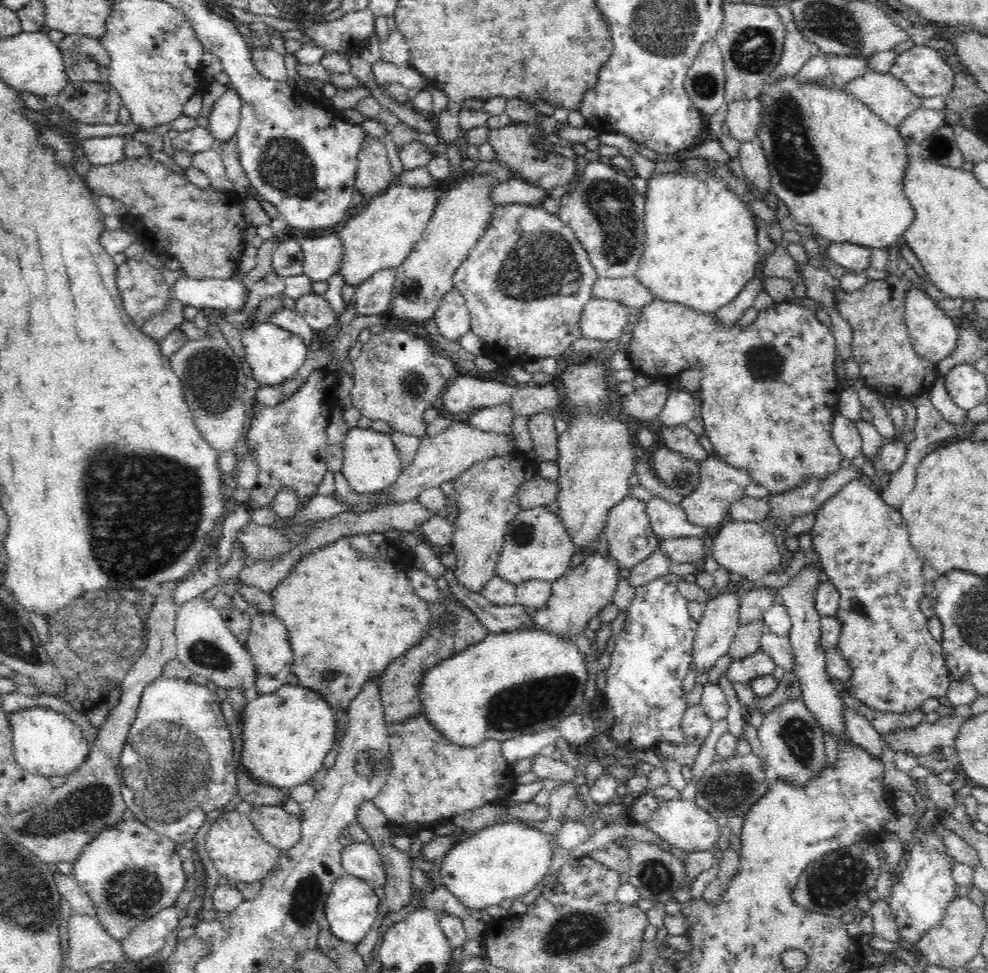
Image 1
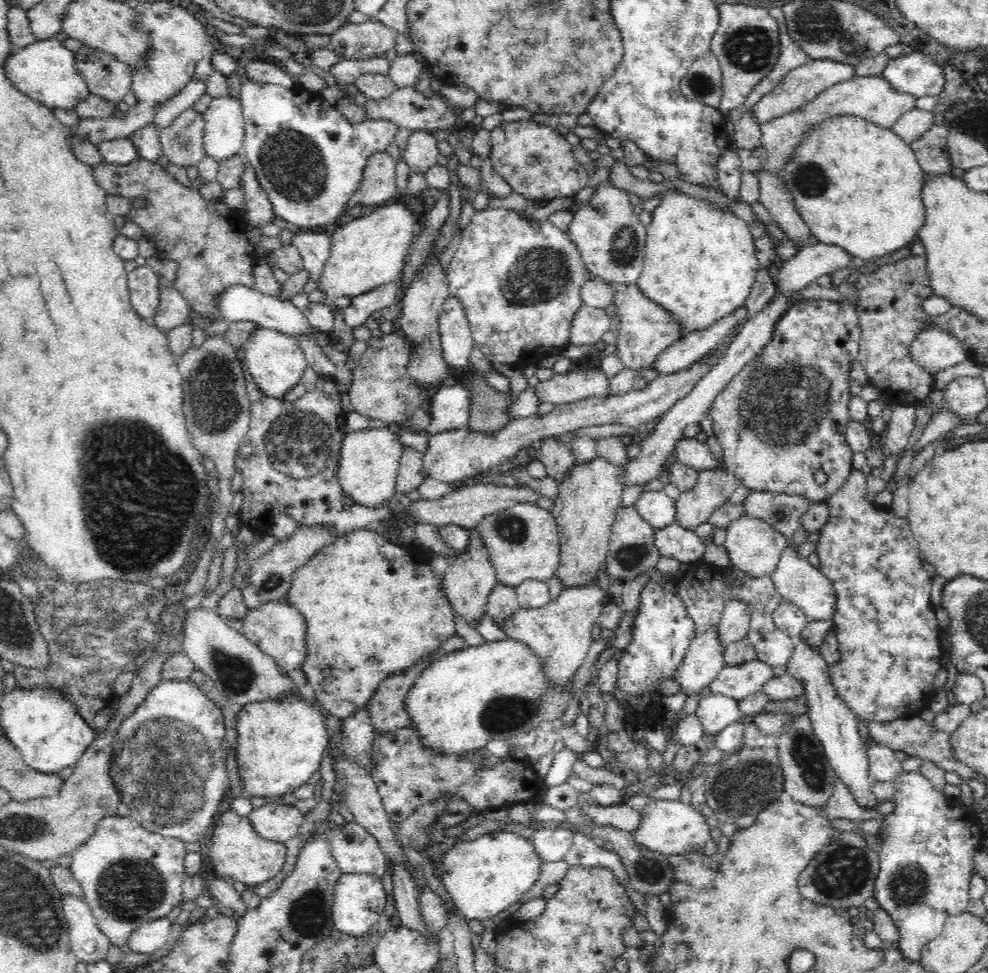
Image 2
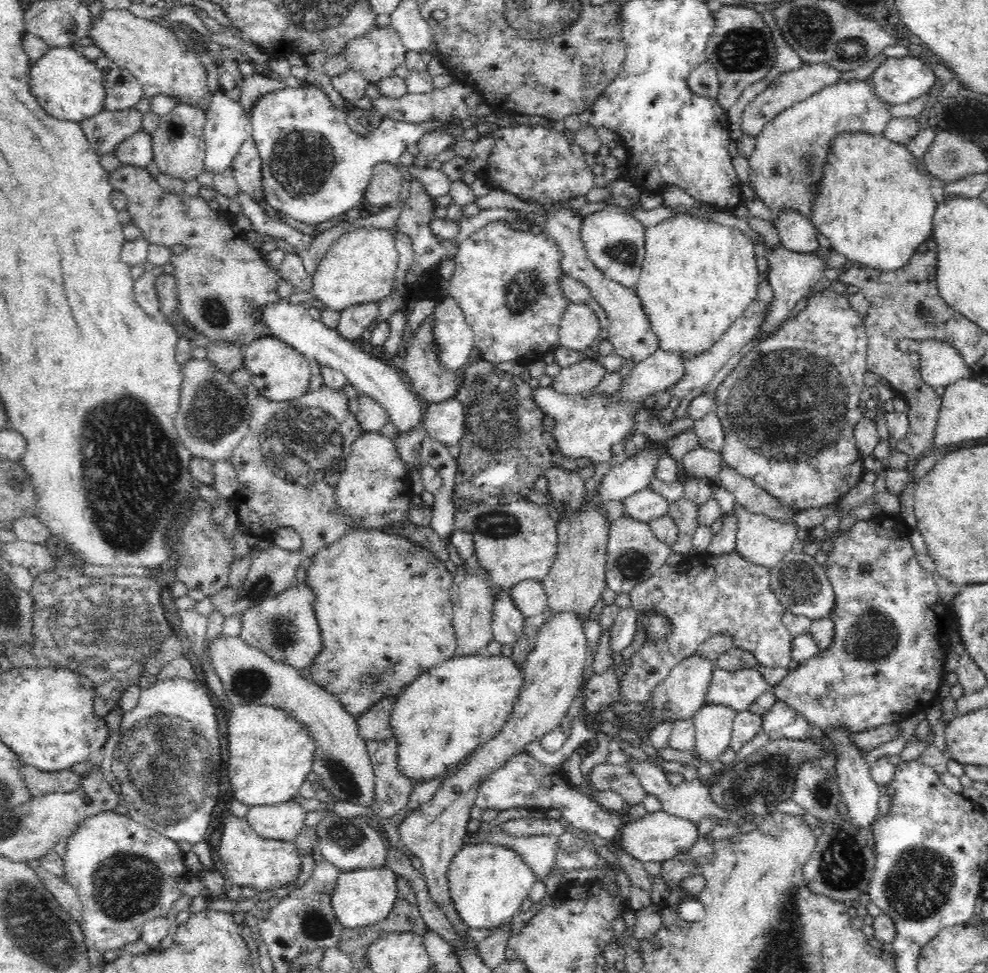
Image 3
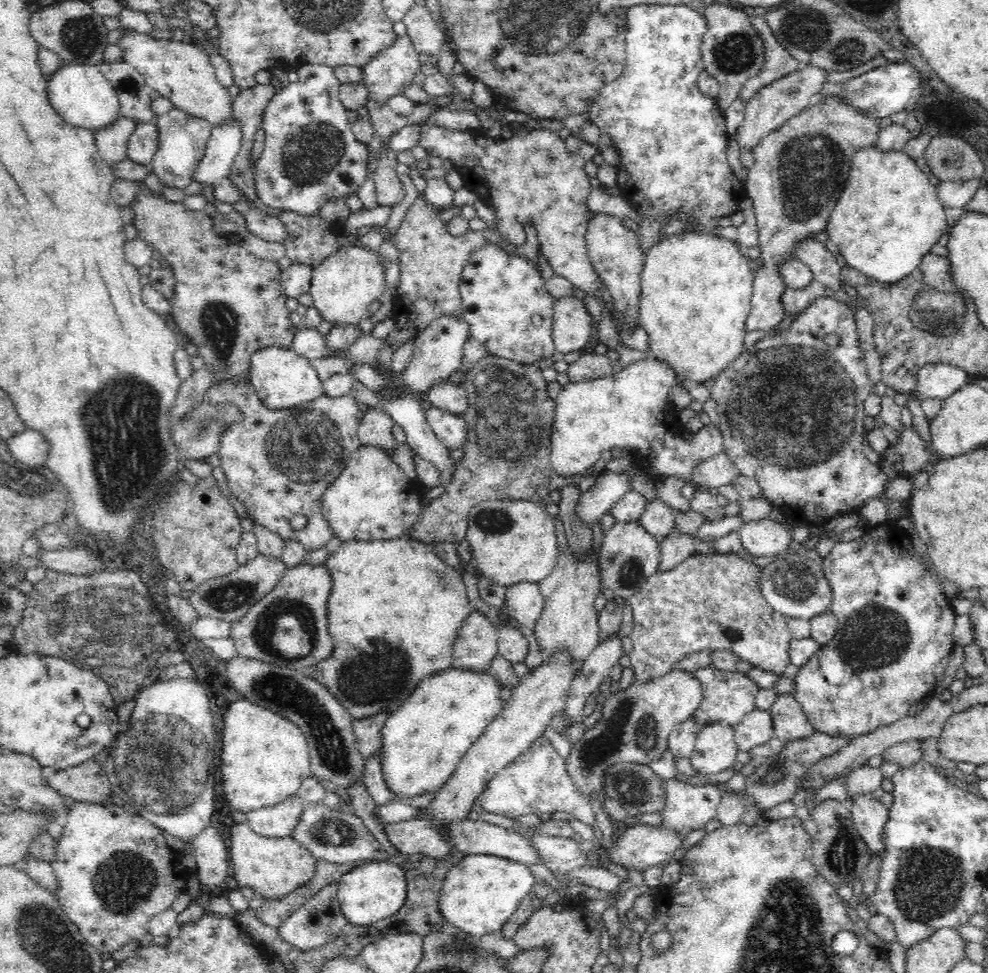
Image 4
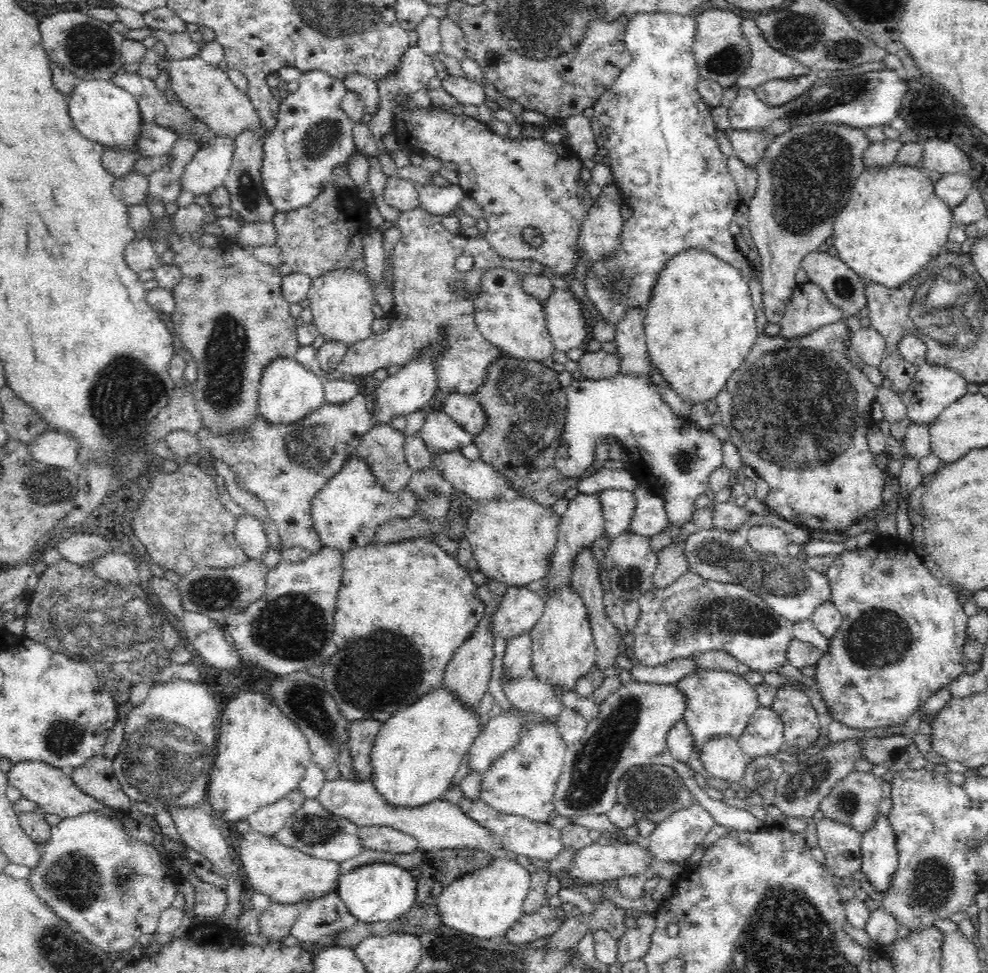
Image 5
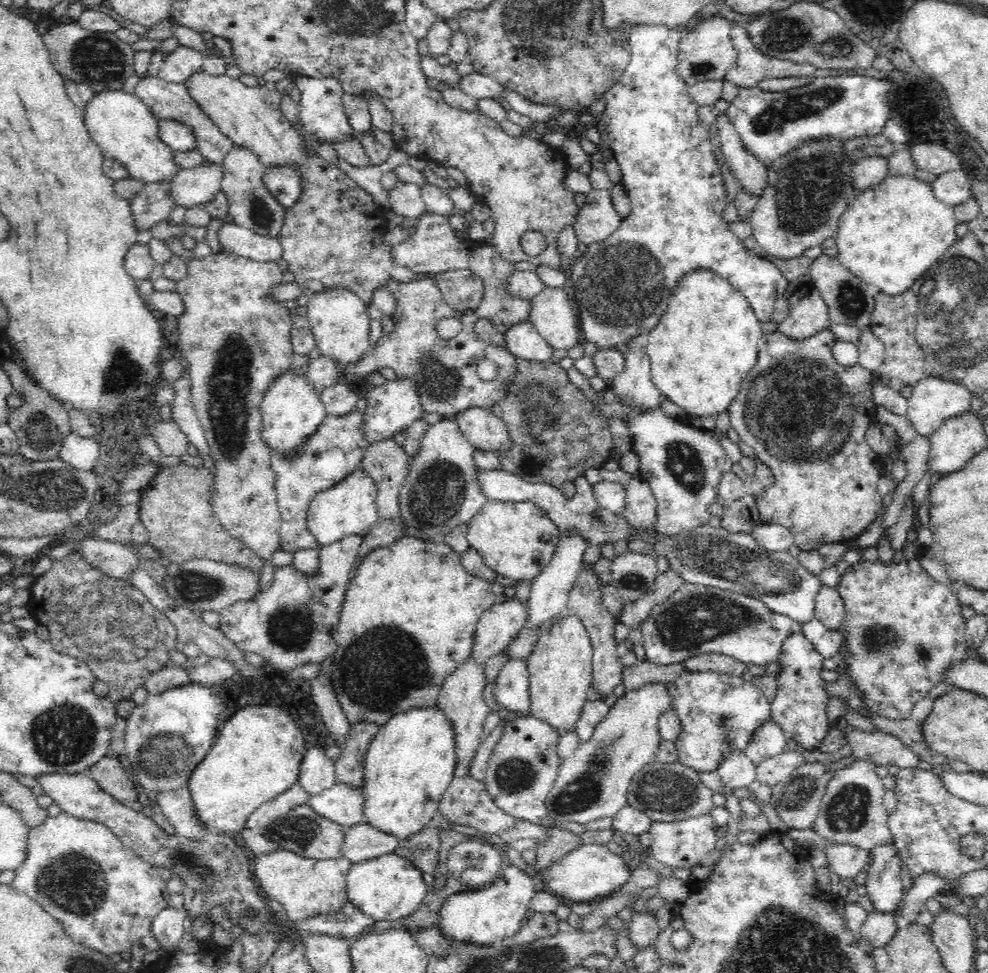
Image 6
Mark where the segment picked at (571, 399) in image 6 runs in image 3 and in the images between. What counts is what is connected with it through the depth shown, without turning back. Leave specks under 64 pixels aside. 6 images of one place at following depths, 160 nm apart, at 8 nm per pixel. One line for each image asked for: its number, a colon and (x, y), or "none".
3: (506, 448)
4: (510, 422)
5: (526, 406)

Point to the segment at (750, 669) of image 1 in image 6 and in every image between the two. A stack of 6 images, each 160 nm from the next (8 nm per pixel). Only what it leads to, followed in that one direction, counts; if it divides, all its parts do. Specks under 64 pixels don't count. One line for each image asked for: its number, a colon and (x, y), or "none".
2: (740, 682)
3: (738, 690)
4: (727, 697)
5: (718, 703)
6: (718, 712)

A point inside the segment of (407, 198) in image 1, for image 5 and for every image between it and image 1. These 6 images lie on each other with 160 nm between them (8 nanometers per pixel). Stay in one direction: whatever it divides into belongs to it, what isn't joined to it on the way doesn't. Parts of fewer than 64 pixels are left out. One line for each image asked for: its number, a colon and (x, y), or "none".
2: (367, 253)
3: (359, 268)
4: (343, 287)
5: (341, 302)

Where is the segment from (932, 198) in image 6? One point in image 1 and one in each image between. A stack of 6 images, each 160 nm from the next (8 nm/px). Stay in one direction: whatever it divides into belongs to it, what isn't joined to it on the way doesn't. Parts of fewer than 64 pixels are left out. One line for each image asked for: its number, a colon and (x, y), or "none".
1: (841, 170)
2: (859, 186)
3: (876, 207)
4: (889, 216)
5: (893, 225)

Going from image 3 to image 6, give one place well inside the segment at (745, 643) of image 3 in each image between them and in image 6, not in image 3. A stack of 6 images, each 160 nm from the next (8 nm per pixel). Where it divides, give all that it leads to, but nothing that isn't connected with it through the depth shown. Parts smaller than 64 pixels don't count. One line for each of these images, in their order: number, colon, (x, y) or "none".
4: (708, 603)
5: (694, 615)
6: (696, 619)

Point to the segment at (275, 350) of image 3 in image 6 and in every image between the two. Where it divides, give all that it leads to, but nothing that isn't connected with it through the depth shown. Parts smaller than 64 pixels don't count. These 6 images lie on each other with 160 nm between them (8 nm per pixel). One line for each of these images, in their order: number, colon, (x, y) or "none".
4: (282, 379)
5: (289, 391)
6: (291, 413)

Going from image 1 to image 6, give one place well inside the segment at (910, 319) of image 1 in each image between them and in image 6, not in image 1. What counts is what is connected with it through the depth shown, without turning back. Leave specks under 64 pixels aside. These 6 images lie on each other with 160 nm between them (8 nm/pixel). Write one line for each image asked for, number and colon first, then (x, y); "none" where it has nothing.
2: (933, 349)
3: (940, 365)
4: (940, 381)
5: (935, 387)
6: (933, 400)

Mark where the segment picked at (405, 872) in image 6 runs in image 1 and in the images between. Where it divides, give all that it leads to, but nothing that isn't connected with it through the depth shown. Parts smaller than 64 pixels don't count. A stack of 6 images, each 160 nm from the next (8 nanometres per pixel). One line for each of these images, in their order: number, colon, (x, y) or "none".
1: (352, 905)
2: (359, 899)
3: (363, 897)
4: (373, 891)
5: (380, 891)

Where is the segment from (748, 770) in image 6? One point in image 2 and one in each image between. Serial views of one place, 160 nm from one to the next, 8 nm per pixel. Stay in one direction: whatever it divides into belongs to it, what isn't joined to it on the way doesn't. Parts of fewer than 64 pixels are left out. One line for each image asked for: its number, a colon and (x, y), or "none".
2: (715, 712)
3: (713, 725)
4: (715, 750)
5: (723, 757)

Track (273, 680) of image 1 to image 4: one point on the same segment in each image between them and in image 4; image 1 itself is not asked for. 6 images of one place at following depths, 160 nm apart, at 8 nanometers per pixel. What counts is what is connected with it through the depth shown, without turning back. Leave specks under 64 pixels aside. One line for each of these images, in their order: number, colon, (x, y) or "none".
2: (277, 628)
3: (284, 627)
4: (289, 626)

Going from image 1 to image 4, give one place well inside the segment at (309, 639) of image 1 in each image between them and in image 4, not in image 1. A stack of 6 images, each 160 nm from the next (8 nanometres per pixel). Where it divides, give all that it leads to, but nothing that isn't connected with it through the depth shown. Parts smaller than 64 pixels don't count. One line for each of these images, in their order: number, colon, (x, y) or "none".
2: (374, 611)
3: (384, 606)
4: (395, 599)

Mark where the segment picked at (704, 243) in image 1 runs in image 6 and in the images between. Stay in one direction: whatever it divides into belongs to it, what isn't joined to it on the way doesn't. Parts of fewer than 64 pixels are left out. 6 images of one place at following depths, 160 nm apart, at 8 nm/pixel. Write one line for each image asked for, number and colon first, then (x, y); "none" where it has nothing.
2: (700, 264)
3: (698, 277)
4: (696, 290)
5: (700, 327)
6: (707, 342)

